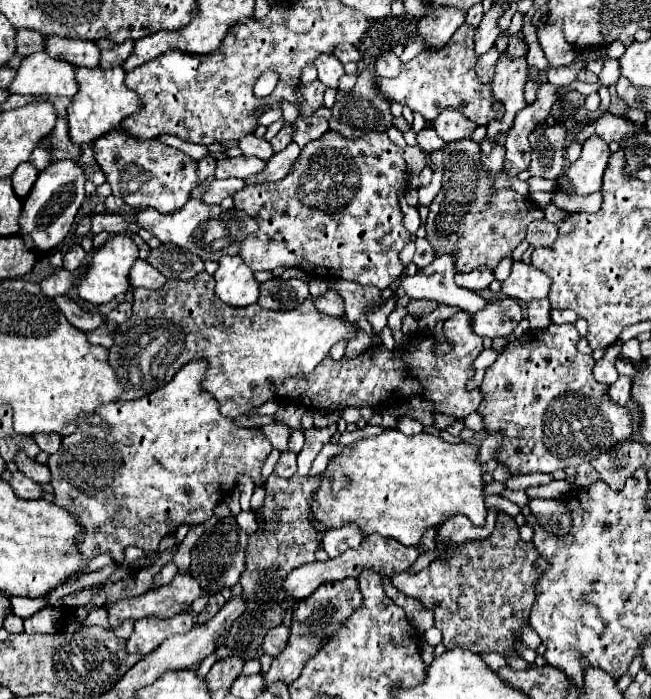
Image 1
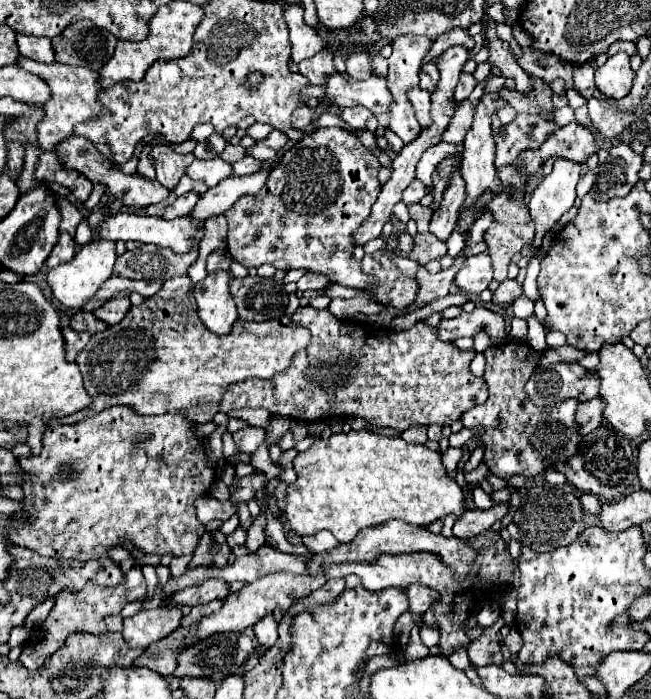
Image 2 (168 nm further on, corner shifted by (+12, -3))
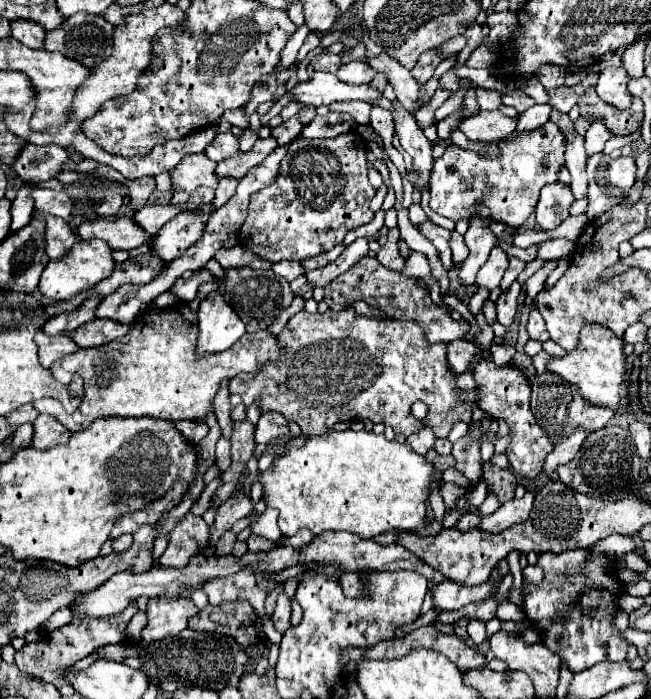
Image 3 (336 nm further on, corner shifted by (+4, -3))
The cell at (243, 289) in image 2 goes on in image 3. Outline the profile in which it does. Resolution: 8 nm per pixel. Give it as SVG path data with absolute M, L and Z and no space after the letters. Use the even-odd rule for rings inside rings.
M242 267L240 271L226 269L226 289L222 293L228 299L228 303L232 305L232 309L246 323L246 331L250 331L250 333L268 329L274 323L274 319L286 307L290 307L290 303L294 299L290 283L284 277L278 277L272 269L268 269L268 271L262 271L262 269L256 271L256 269L248 269L248 267Z

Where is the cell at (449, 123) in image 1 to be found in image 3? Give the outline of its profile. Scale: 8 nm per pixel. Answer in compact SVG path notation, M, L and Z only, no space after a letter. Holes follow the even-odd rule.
M380 55L380 57L374 57L374 59L366 59L366 61L376 71L388 73L388 81L392 83L396 97L400 99L400 103L404 103L404 107L408 111L418 111L418 109L422 109L424 105L430 103L430 101L426 101L426 103L420 105L420 91L422 91L424 85L420 81L416 81L404 65L396 63L396 59L392 59L388 55Z

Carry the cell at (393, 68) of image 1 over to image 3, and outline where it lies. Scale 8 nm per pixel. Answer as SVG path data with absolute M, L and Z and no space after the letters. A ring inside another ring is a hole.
M350 61L346 65L340 67L338 71L338 79L350 85L362 85L362 83L370 83L374 79L376 71L364 63L364 61Z

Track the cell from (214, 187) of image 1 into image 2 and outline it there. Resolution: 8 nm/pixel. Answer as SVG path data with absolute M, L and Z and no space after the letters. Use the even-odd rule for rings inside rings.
M184 193L182 197L178 197L174 203L170 203L162 213L160 217L162 219L176 219L176 217L182 217L182 215L188 215L192 211L192 207L196 205L198 201L198 195L196 193Z

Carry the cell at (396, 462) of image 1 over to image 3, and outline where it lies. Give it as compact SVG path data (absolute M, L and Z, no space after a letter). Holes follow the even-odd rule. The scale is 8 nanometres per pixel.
M328 431L326 435L310 437L302 449L288 449L276 467L258 475L264 487L268 507L280 511L278 527L282 535L296 535L302 527L308 527L314 535L324 531L350 531L362 539L372 539L392 529L418 531L428 523L426 505L430 501L430 483L438 469L426 461L424 455L416 453L408 443L388 441L384 435L368 431Z

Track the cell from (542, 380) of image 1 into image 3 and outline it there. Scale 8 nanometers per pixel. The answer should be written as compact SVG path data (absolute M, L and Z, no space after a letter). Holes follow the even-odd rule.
M482 359L480 365L474 369L474 379L480 383L480 401L478 407L492 415L494 419L502 419L510 427L510 445L506 449L506 457L510 461L510 467L516 475L524 479L536 479L542 469L548 453L554 449L554 443L548 439L548 435L542 431L542 427L536 423L534 413L530 411L530 385L524 377L524 373L512 365L496 367L492 359Z

